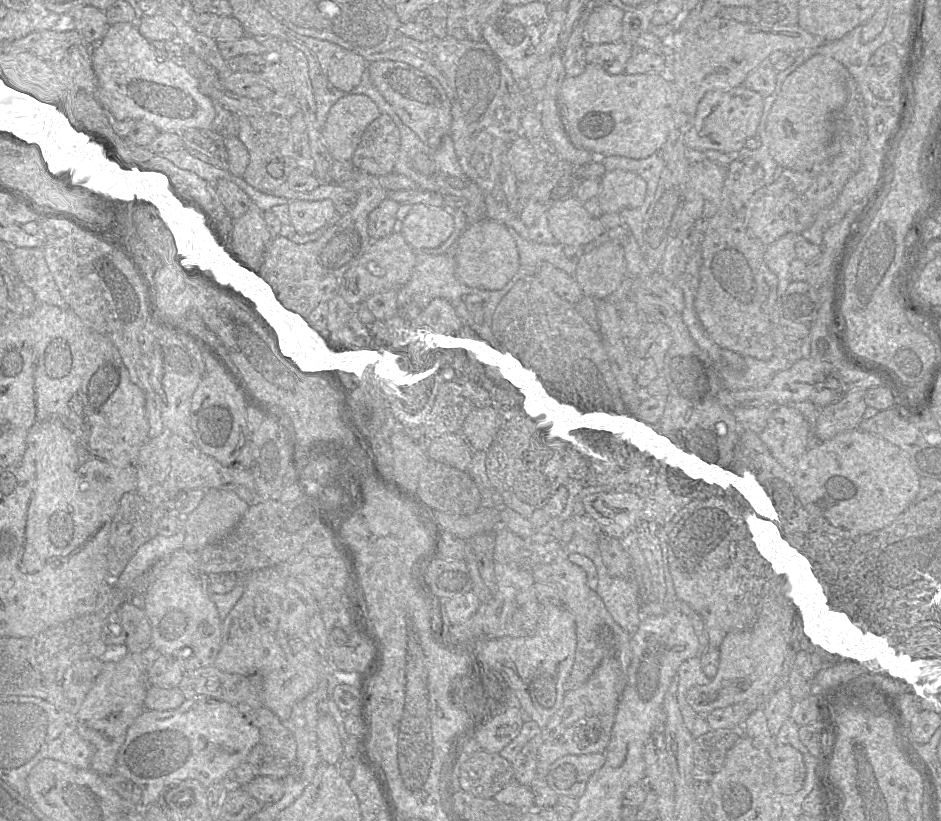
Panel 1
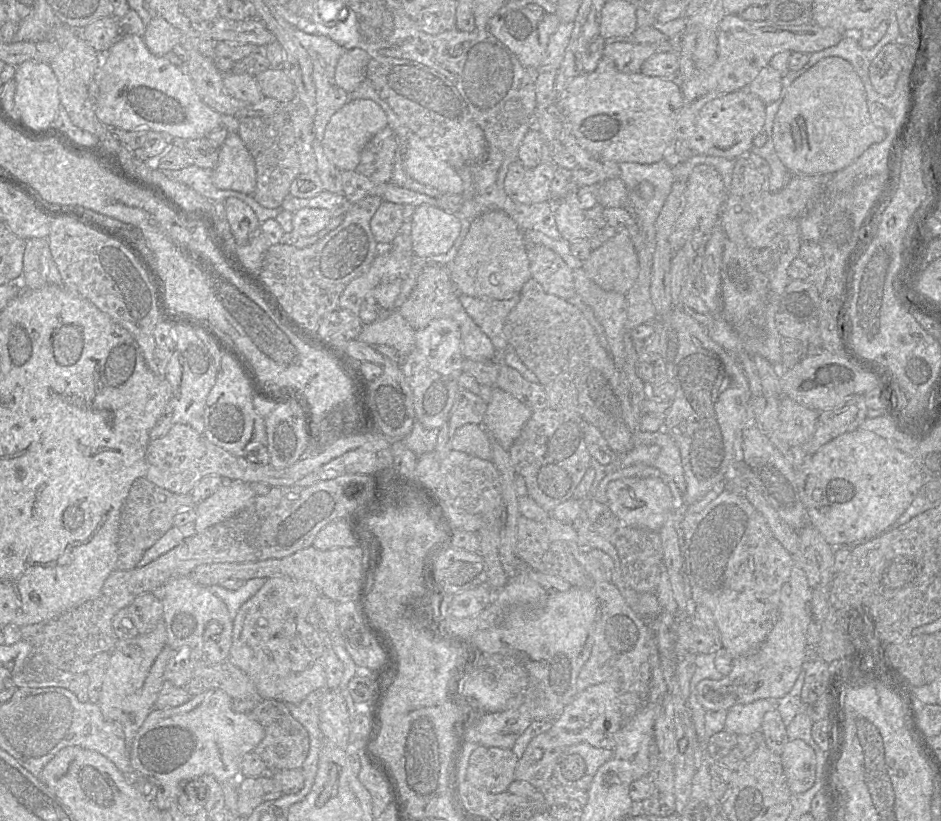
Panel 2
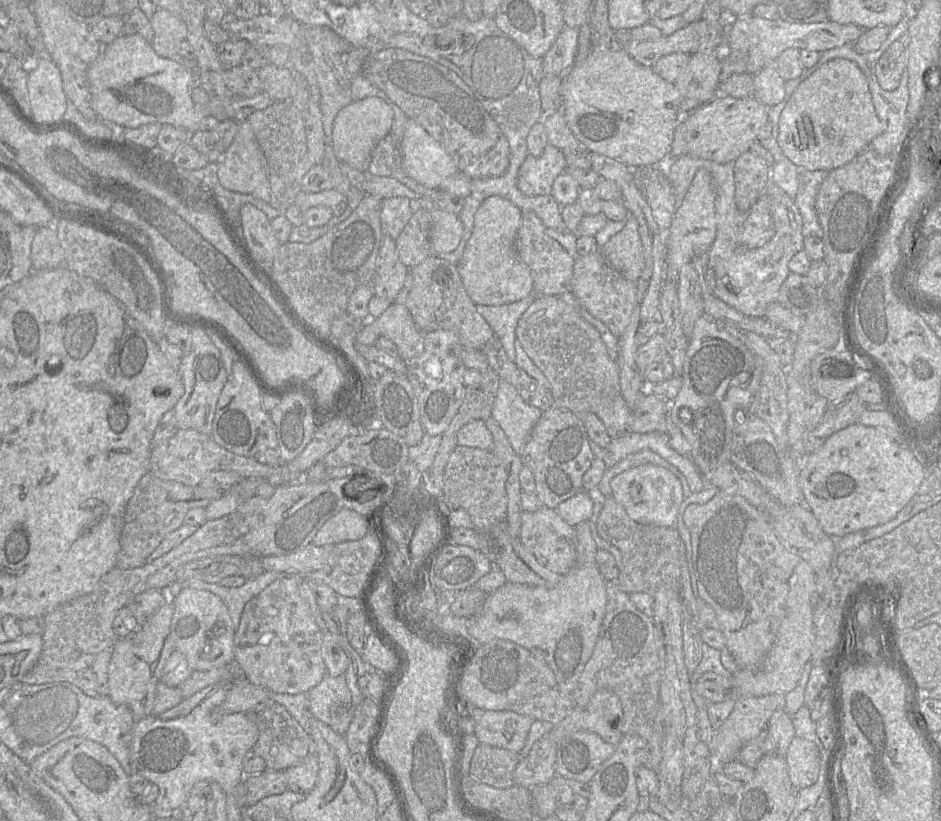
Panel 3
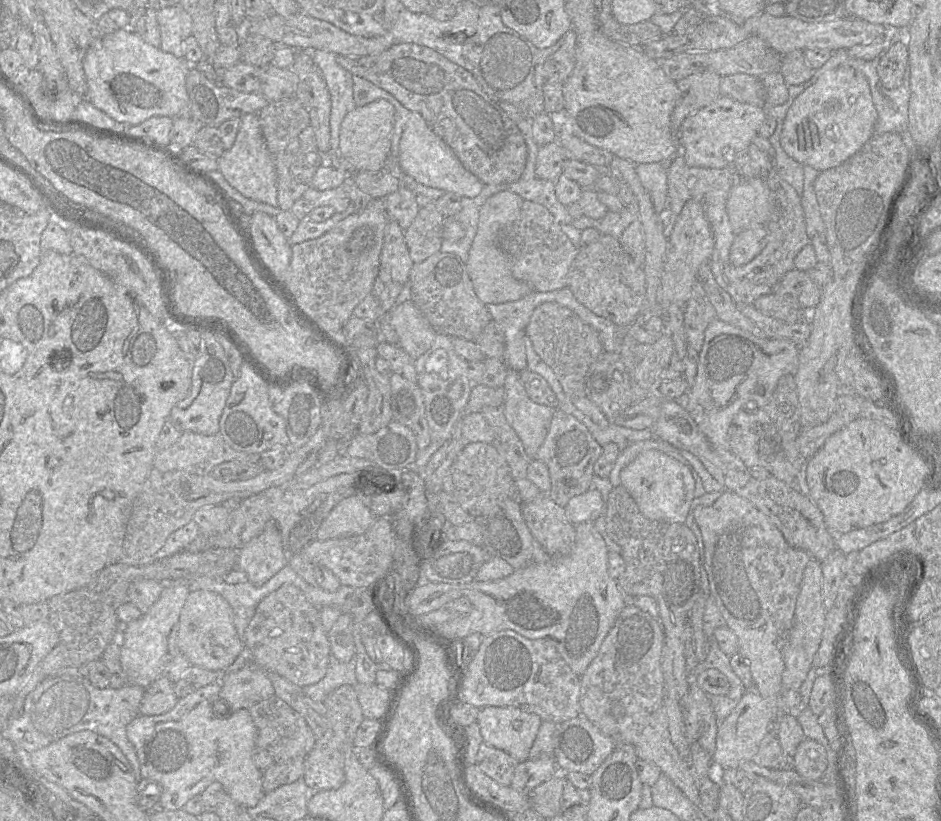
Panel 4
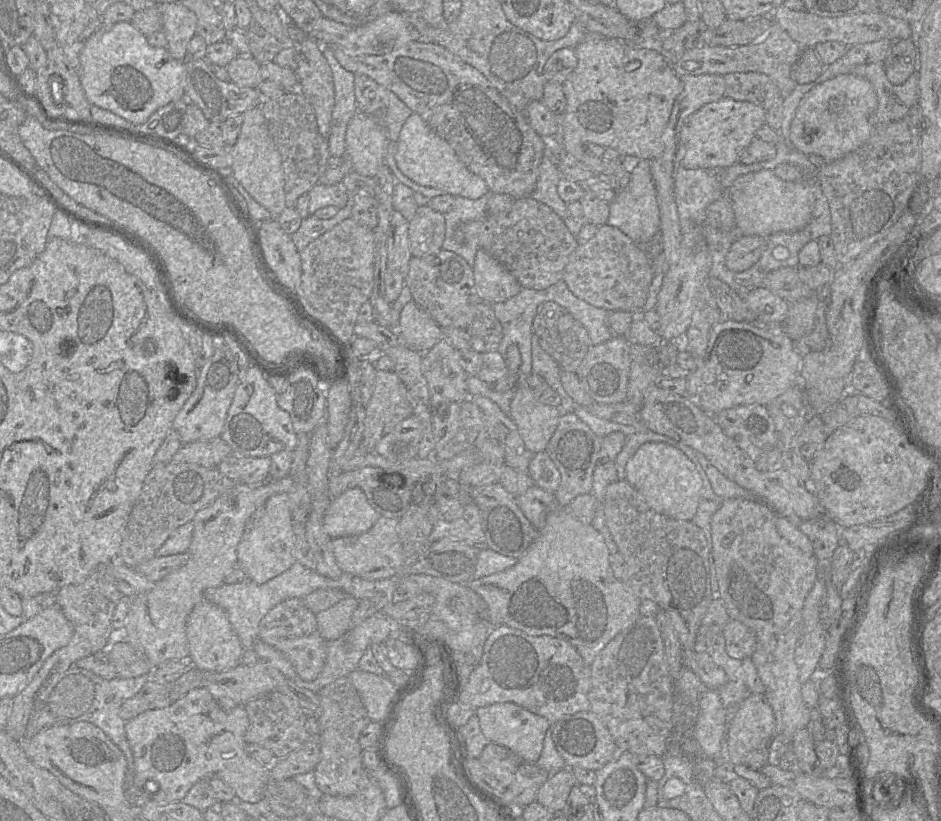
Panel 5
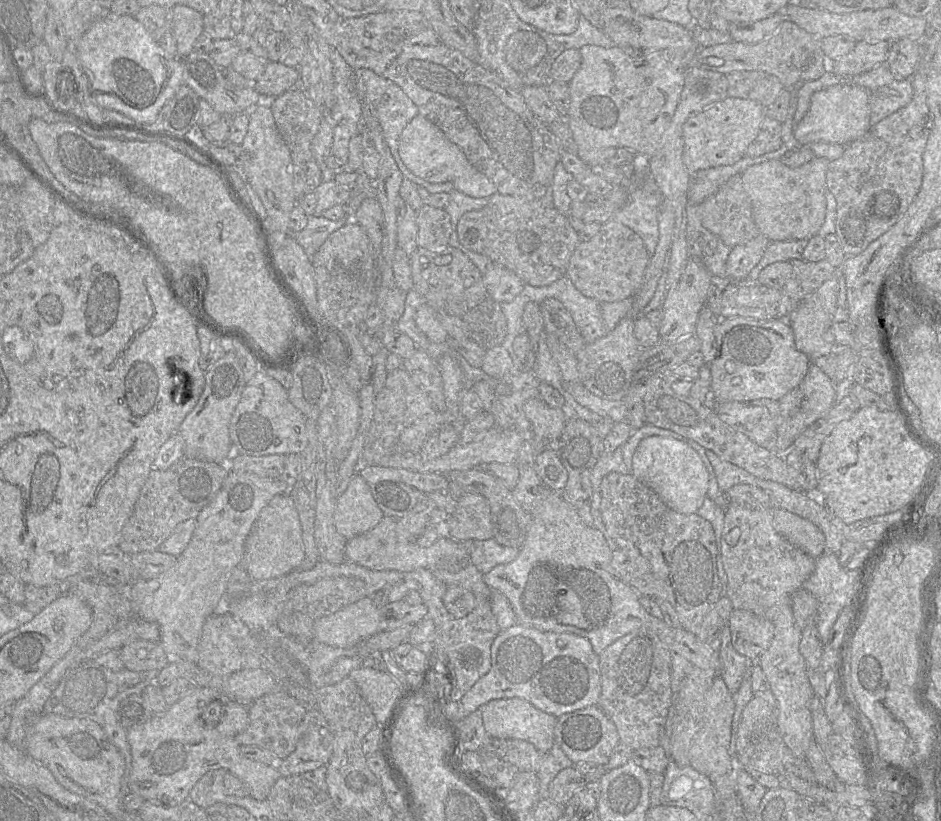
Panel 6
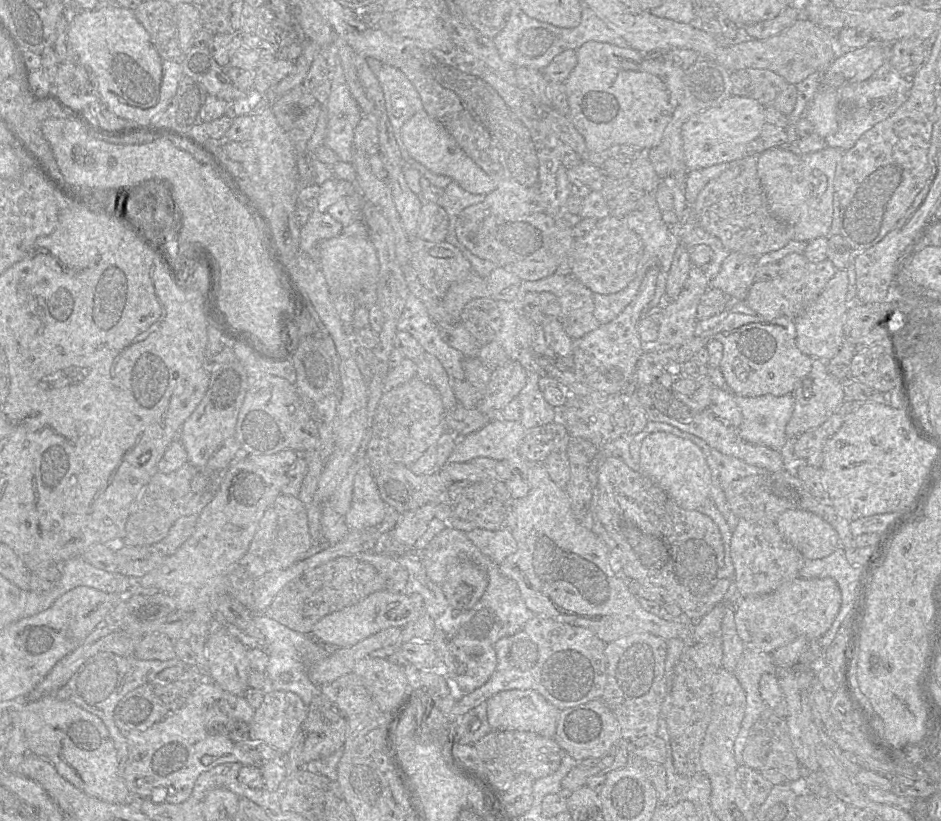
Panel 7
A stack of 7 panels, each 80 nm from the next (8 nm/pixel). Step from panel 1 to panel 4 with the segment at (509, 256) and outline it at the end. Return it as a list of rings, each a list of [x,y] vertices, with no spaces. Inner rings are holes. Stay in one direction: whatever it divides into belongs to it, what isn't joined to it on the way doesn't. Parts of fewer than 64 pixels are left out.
[[[501,191],[490,196],[480,208],[477,233],[465,265],[473,289],[484,305],[516,301],[533,291],[530,284],[513,276],[511,260],[498,244],[501,229],[518,219],[522,203],[518,194]]]

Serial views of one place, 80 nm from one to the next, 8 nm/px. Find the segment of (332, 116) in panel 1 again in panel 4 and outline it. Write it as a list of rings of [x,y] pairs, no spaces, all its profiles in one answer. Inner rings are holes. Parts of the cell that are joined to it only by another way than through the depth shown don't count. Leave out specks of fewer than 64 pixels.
[[[379,99],[356,107],[344,117],[341,123],[338,153],[354,166],[356,172],[381,171],[389,156],[393,125],[394,108],[386,100]]]

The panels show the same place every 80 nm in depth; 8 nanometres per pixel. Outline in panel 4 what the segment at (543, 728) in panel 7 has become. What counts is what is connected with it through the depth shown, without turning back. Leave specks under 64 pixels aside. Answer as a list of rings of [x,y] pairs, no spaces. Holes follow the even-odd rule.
[[[512,706],[480,708],[476,722],[483,742],[522,762],[529,757],[542,719]]]

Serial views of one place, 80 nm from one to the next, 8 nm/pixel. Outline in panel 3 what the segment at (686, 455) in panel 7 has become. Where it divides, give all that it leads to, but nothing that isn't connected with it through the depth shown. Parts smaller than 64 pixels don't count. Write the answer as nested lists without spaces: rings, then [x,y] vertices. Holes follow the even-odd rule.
[[[653,464],[640,465],[618,474],[611,480],[610,486],[610,496],[635,522],[661,527],[675,526],[684,493],[679,475],[671,469]]]

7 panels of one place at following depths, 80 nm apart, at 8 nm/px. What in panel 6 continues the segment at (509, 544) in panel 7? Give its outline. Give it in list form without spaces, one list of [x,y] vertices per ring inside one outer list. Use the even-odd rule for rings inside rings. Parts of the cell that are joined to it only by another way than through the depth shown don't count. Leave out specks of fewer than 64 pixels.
[[[494,538],[463,542],[470,553],[471,562],[479,572],[486,574],[499,564],[509,563],[518,556],[519,549],[499,544]]]

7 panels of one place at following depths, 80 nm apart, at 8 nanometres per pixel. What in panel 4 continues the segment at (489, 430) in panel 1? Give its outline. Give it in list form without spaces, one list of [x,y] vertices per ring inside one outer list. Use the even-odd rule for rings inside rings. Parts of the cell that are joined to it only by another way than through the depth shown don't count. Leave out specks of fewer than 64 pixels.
[[[507,371],[503,388],[505,390],[502,411],[509,425],[520,438],[525,452],[533,458],[547,435],[554,409],[533,402],[519,373]]]

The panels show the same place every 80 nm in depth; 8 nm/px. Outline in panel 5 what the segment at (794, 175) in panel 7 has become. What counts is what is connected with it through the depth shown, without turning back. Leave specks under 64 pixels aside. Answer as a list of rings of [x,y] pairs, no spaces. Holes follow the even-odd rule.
[[[768,169],[741,175],[728,188],[727,195],[734,210],[736,228],[742,236],[769,237],[777,232],[801,230],[809,223],[814,204],[811,180],[784,181]]]

